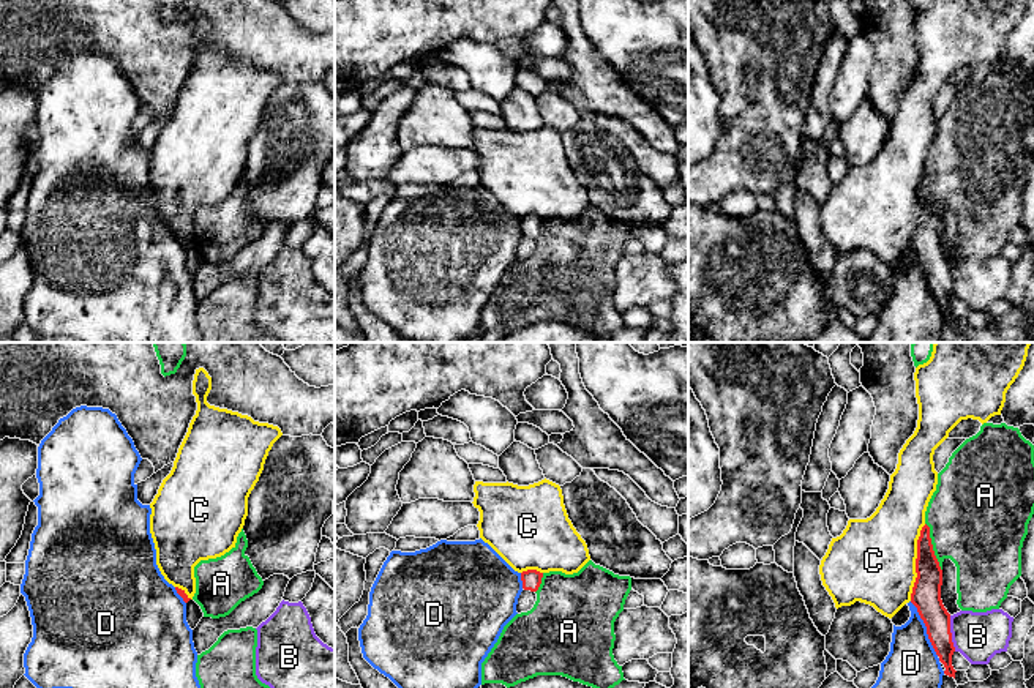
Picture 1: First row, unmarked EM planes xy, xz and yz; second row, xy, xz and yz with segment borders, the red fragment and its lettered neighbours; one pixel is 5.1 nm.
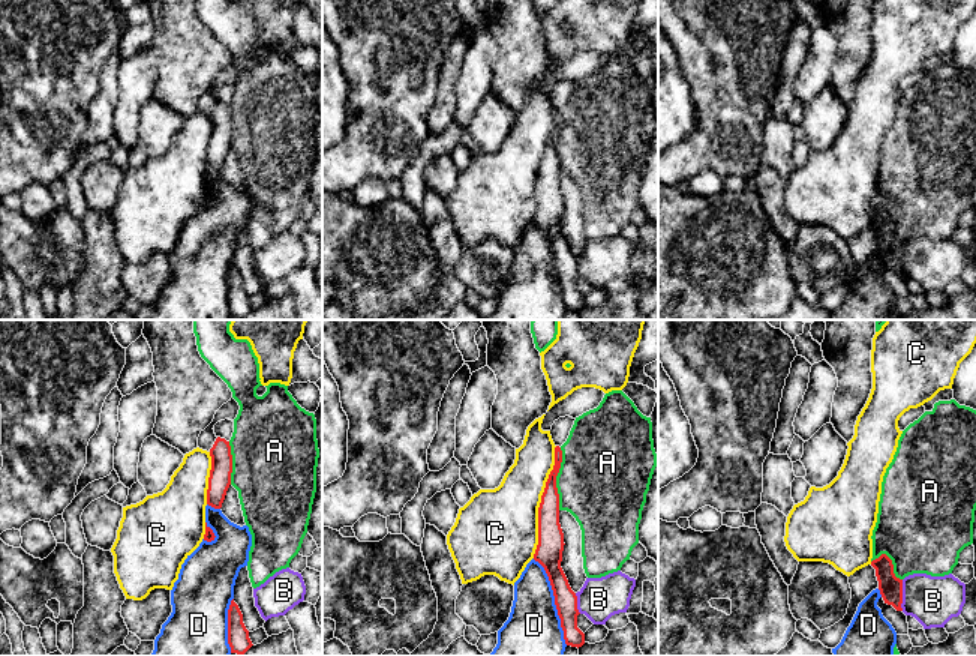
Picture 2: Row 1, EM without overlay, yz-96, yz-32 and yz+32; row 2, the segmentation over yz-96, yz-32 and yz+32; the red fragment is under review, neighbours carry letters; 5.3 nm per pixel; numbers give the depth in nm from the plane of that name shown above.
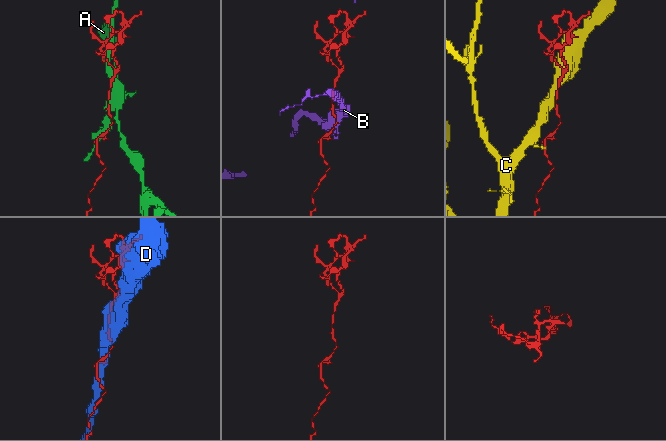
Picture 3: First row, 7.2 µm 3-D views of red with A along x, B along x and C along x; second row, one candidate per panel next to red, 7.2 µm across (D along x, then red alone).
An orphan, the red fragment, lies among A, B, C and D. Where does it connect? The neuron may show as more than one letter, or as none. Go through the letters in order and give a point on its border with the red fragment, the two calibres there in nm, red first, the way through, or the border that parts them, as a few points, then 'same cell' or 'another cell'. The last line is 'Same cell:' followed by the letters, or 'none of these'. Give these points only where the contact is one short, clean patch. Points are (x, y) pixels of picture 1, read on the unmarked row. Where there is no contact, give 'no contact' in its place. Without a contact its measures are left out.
A: yz (932, 193) | 140/460 nm | another cell
B: yz (951, 280) | 150/240 nm | another cell
C: yz (916, 209) | 150/440 nm | same cell
D: yz (927, 275) | 150/320 nm | another cell
Same cell: C

